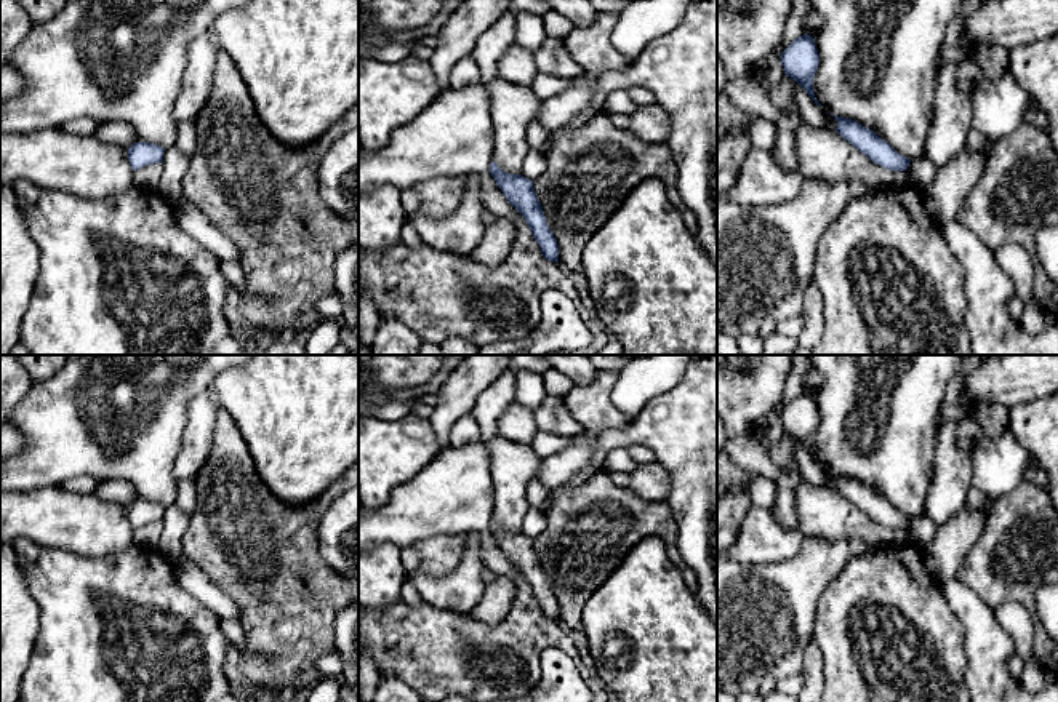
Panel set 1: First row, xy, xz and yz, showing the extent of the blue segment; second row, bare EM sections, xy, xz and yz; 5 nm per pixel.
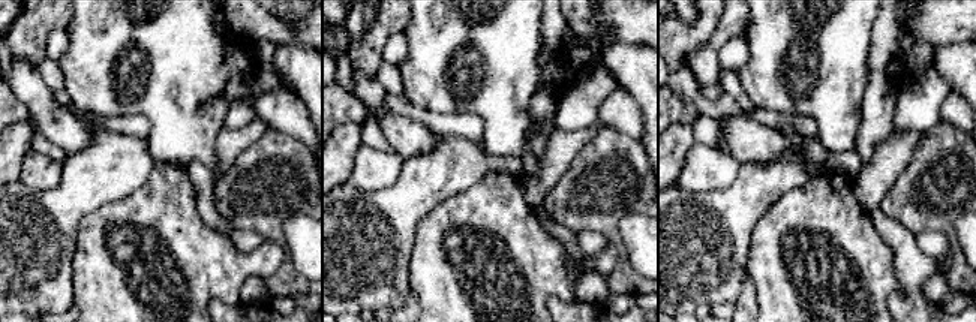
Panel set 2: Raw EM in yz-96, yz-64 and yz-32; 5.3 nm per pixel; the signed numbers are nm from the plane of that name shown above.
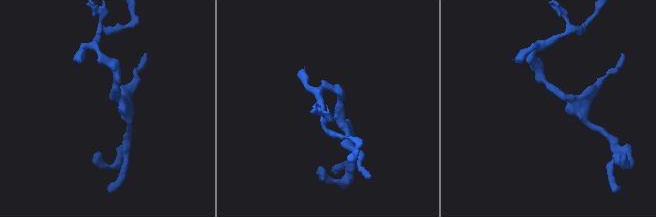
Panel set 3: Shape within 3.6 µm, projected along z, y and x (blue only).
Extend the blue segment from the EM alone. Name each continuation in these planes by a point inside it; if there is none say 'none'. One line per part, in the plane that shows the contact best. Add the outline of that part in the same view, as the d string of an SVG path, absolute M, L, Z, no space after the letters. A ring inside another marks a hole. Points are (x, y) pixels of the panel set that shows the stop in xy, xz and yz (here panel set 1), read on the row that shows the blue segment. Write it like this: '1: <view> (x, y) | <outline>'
none

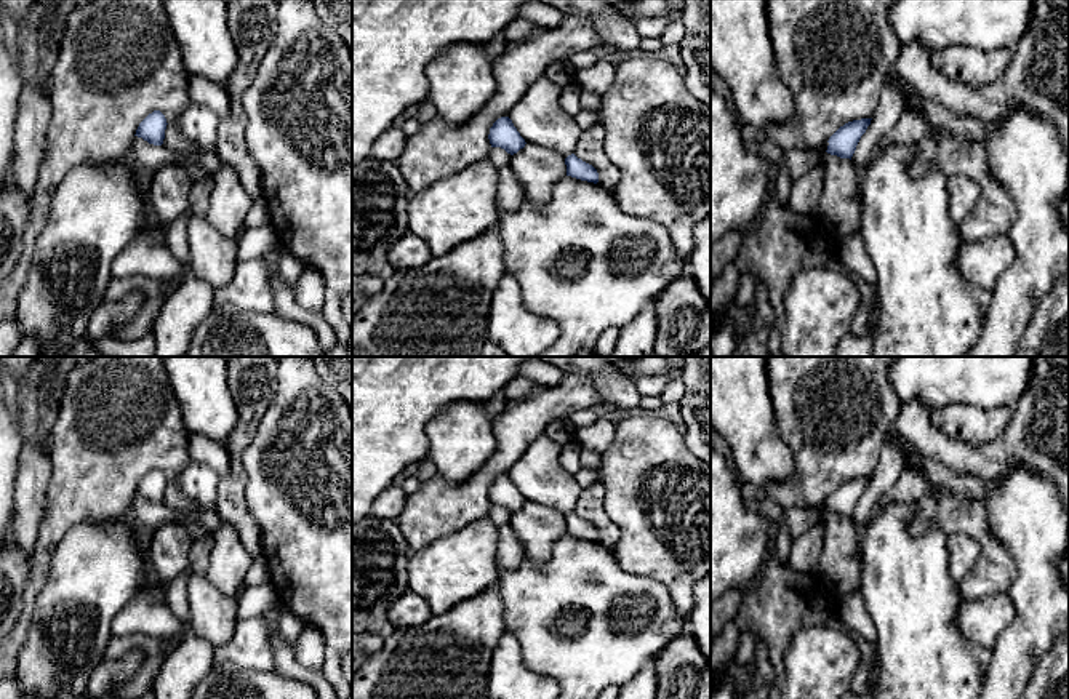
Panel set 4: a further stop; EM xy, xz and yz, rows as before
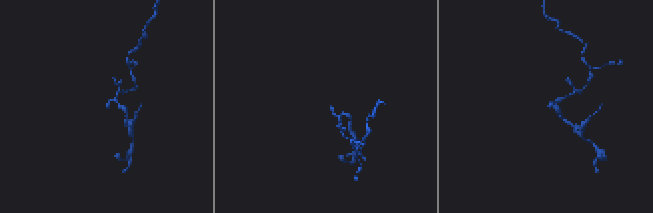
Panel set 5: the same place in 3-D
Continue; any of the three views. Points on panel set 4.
1: yz (799, 160) | M829 142L815 150L803 149L789 149L786 150L787 166L792 181L797 181L800 176L808 173L813 166L816 166L821 157L826 154Z

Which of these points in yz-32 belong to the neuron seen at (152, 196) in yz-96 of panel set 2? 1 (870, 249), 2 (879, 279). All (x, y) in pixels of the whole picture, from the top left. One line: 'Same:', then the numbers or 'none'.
Same: 1, 2

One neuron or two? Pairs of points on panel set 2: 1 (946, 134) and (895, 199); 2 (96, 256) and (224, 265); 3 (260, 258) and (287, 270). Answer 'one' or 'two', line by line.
1: one
2: one
3: two

